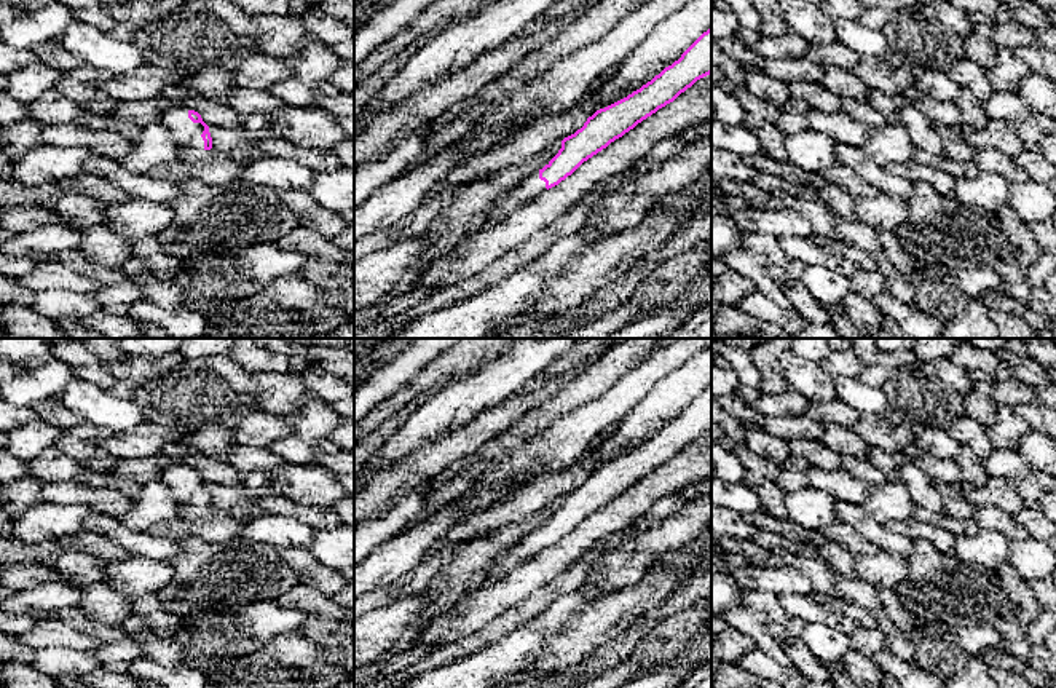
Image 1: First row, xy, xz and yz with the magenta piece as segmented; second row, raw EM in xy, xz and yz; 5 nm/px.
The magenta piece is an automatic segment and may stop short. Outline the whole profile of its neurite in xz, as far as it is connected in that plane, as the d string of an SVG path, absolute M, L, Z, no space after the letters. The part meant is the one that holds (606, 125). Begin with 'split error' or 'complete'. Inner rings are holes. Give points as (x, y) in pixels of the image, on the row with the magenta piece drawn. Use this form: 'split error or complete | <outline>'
split error | M711 27L703 32L672 65L627 97L597 110L584 126L561 140L558 153L533 172L493 209L469 228L483 230L506 220L546 188L571 176L584 161L622 137L638 123L673 102L697 80L711 73Z

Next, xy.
split error | M174 104L161 115L160 123L164 125L185 148L212 148L209 126L195 110Z

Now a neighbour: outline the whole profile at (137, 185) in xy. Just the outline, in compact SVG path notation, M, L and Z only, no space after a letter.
M97 155L88 156L83 164L83 172L108 179L118 188L126 192L129 200L148 200L169 204L179 190L179 182L175 180L160 180L147 174L129 172L120 160L110 160Z

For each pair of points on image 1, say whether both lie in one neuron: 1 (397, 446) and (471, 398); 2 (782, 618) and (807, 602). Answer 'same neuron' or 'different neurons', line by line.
1: same neuron
2: different neurons

